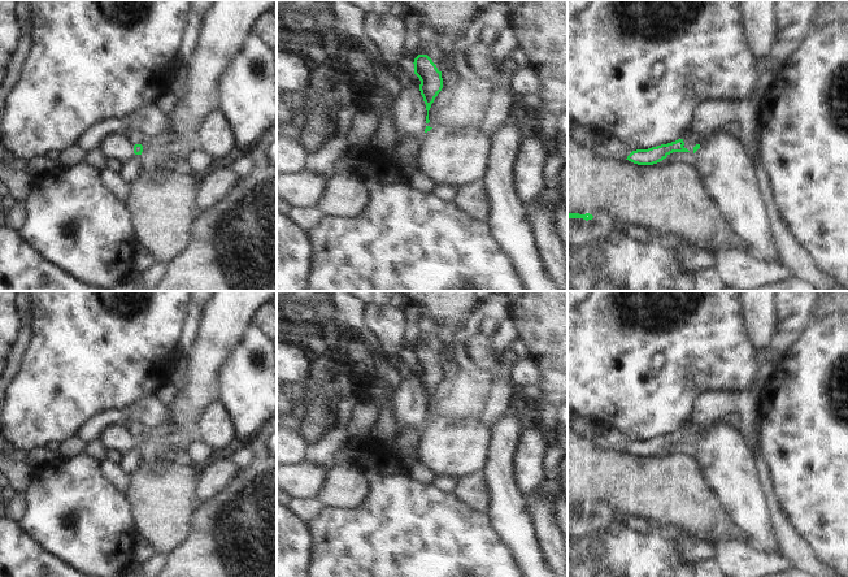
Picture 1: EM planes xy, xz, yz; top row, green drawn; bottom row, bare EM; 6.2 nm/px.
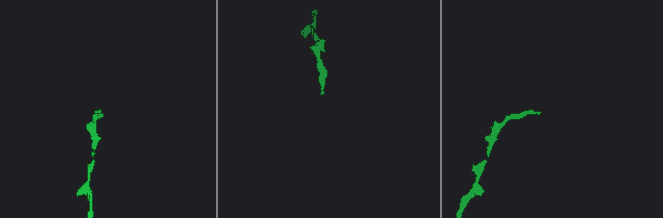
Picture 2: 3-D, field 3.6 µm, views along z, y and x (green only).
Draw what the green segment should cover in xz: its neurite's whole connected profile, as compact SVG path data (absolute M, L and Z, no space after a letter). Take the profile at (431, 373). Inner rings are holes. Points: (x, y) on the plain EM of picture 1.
M418 346L414 350L414 365L419 369L419 382L426 395L426 415L429 411L429 402L435 389L443 379L443 369L442 363L438 361L436 356L427 346Z

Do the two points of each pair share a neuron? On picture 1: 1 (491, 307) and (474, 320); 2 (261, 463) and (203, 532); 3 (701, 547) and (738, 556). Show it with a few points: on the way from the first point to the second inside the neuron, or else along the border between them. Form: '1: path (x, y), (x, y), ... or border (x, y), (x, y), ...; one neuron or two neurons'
1: path (487, 309), (478, 316); one neuron
2: path (247, 480), (221, 504), (214, 515); one neuron
3: border (713, 545), (714, 558); two neurons

